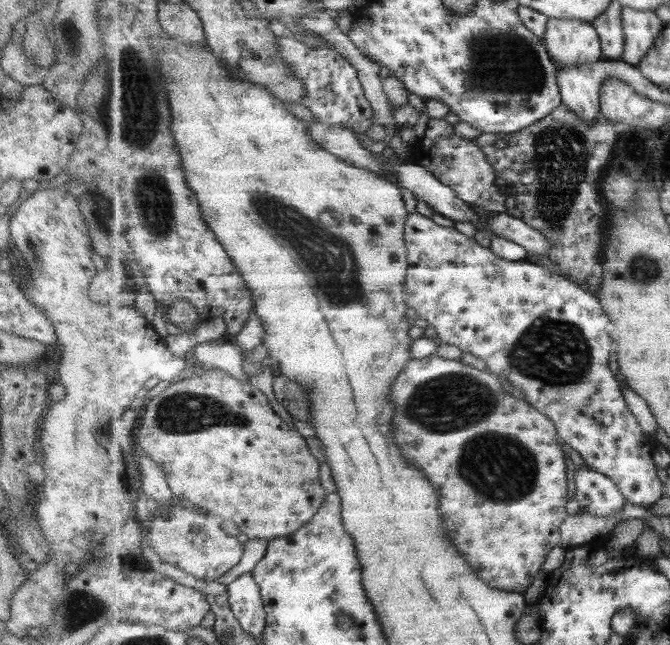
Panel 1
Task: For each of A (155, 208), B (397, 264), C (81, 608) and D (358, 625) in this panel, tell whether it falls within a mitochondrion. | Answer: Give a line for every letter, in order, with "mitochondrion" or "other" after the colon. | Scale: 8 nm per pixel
A: mitochondrion
B: other
C: mitochondrion
D: other

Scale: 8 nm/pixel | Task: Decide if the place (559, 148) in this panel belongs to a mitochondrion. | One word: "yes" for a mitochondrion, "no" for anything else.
yes

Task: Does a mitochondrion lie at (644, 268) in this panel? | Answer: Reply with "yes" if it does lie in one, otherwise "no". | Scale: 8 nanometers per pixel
yes

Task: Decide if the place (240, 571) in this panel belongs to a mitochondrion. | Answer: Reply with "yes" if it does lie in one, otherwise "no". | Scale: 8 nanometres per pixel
no

